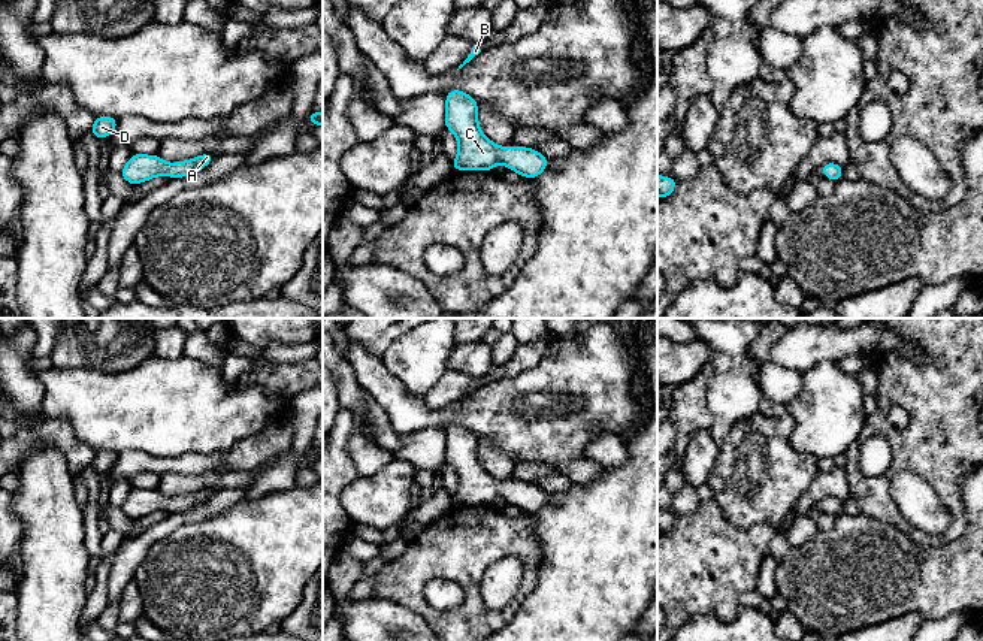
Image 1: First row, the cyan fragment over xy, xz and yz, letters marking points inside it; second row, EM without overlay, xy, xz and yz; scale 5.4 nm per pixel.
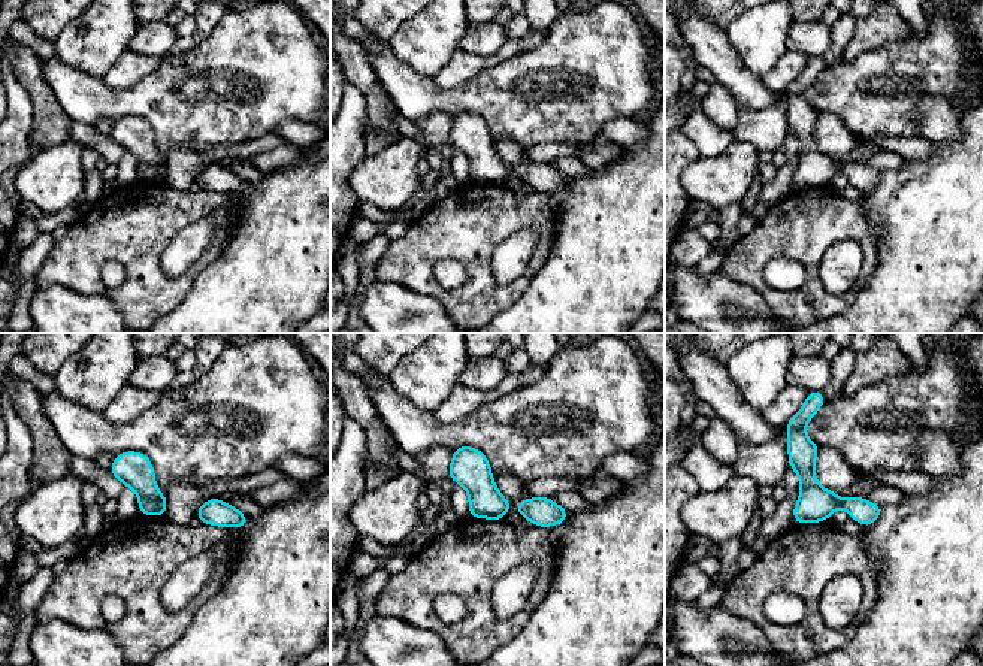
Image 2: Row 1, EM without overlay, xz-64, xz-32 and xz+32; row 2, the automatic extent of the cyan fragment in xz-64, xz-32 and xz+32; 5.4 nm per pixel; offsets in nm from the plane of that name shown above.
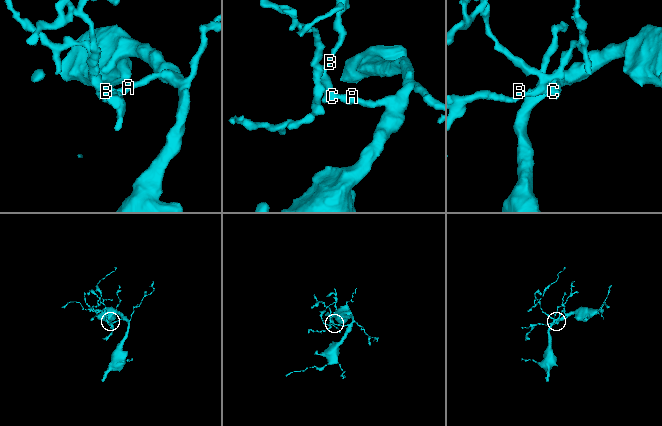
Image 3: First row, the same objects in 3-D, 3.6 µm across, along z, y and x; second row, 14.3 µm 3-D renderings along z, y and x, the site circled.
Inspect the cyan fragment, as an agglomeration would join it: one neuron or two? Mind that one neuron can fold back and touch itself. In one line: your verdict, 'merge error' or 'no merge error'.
no merge error

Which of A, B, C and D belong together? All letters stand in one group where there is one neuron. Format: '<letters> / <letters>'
A B C D

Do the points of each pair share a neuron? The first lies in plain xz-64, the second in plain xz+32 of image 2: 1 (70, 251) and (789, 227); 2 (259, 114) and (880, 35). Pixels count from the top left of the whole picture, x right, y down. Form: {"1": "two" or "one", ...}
{"1": "one", "2": "two"}

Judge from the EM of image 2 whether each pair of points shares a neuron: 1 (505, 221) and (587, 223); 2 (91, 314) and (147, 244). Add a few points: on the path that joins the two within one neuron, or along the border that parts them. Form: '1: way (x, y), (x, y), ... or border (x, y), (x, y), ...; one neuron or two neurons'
1: border (550, 193), (553, 248), (547, 257); two neurons
2: border (70, 288), (85, 294), (103, 294), (123, 317); two neurons

